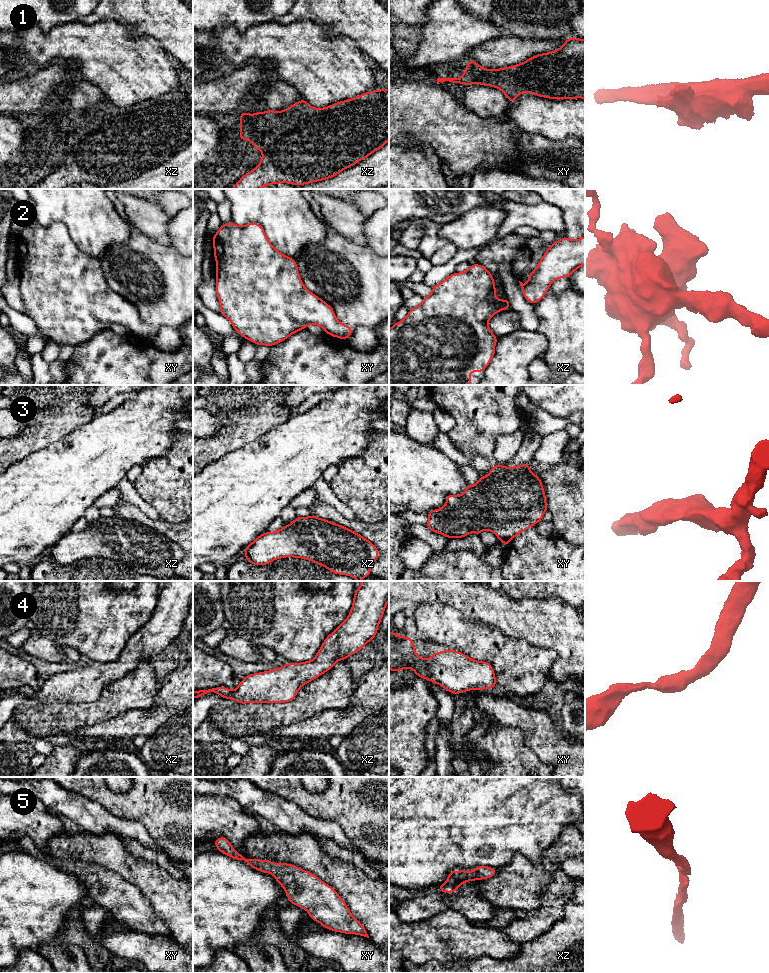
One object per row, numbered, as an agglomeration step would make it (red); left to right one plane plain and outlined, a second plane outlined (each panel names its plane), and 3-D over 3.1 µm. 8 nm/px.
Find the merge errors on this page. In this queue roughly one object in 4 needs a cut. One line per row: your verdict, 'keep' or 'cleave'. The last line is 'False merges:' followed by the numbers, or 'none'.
1: keep
2: keep
3: keep
4: keep
5: keep
False merges: none

